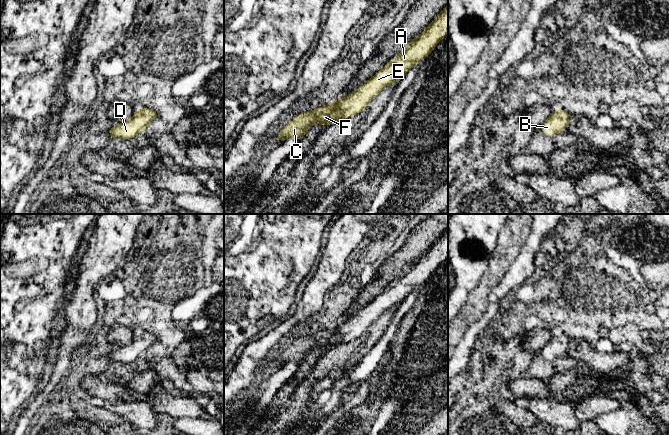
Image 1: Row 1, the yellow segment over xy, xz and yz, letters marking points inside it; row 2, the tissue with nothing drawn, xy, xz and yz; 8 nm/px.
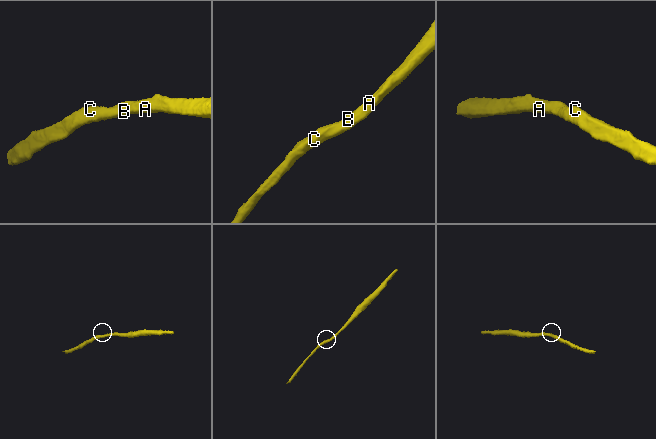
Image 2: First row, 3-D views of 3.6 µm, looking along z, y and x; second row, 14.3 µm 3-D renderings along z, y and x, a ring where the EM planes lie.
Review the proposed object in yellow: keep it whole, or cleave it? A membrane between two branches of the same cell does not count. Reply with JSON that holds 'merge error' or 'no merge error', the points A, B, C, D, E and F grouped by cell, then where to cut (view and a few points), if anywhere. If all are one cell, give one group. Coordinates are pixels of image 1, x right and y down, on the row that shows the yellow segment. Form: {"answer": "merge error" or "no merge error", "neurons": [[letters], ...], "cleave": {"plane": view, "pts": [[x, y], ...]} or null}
{"answer": "no merge error", "neurons": [["A", "B", "C", "D", "E", "F"]], "cleave": null}

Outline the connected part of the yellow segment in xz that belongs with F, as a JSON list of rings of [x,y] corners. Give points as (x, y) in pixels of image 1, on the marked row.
[[[448,4],[419,36],[356,91],[349,93],[344,99],[296,115],[280,131],[276,140],[299,141],[313,124],[328,126],[359,114],[385,87],[399,82],[410,68],[423,61],[446,35],[448,35]]]

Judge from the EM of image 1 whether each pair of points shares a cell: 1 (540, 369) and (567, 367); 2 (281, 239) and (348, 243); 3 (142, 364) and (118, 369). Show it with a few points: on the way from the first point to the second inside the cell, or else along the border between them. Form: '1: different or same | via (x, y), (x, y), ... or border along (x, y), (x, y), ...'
1: same | via (547, 369), (560, 367)
2: different | border along (322, 248), (320, 252)
3: same | via (136, 366), (132, 369), (124, 369)

